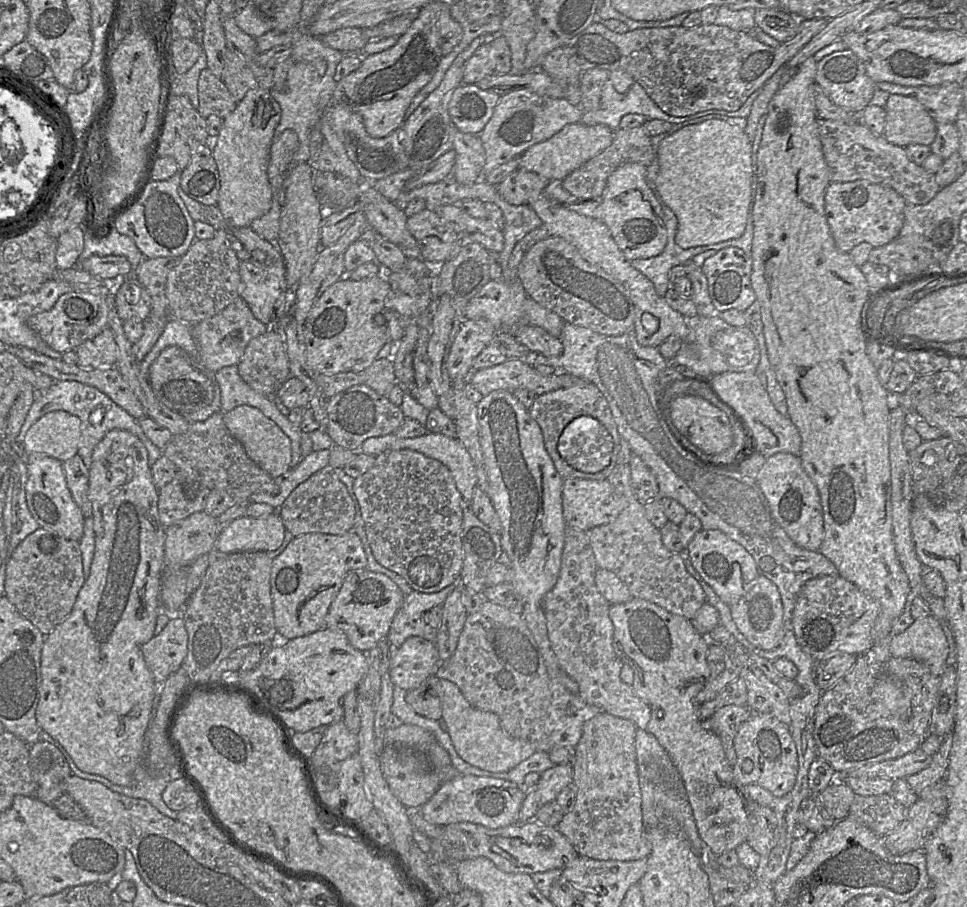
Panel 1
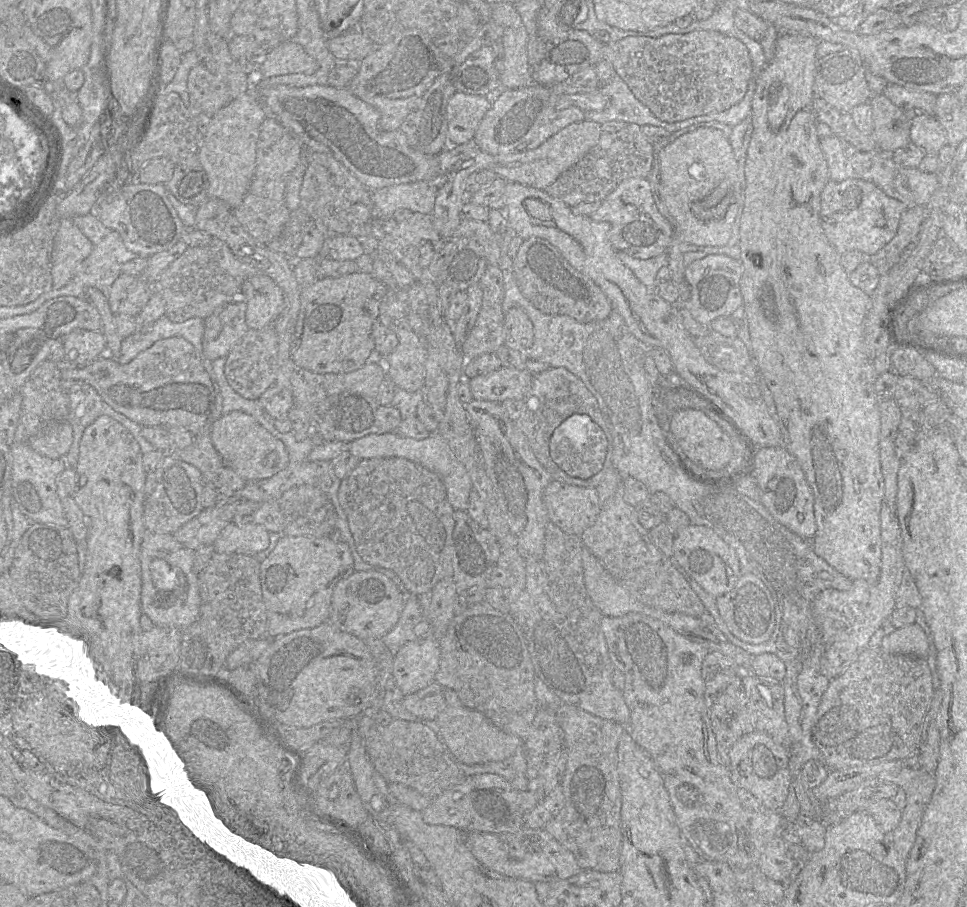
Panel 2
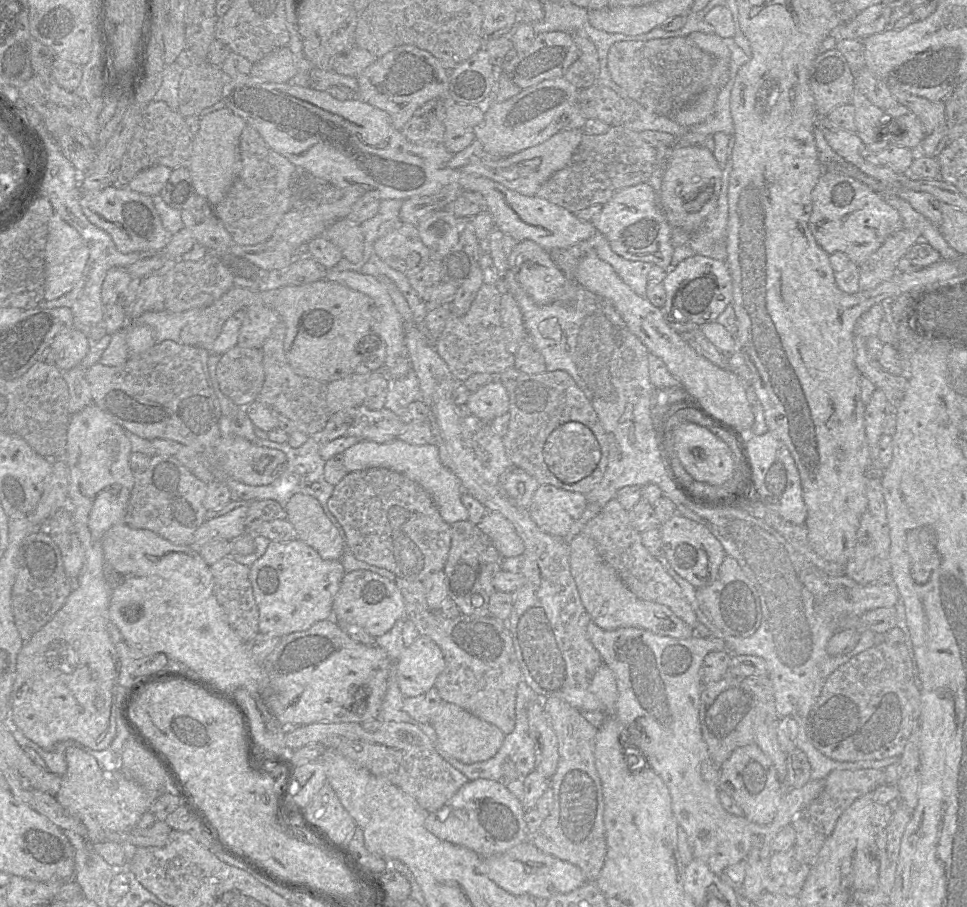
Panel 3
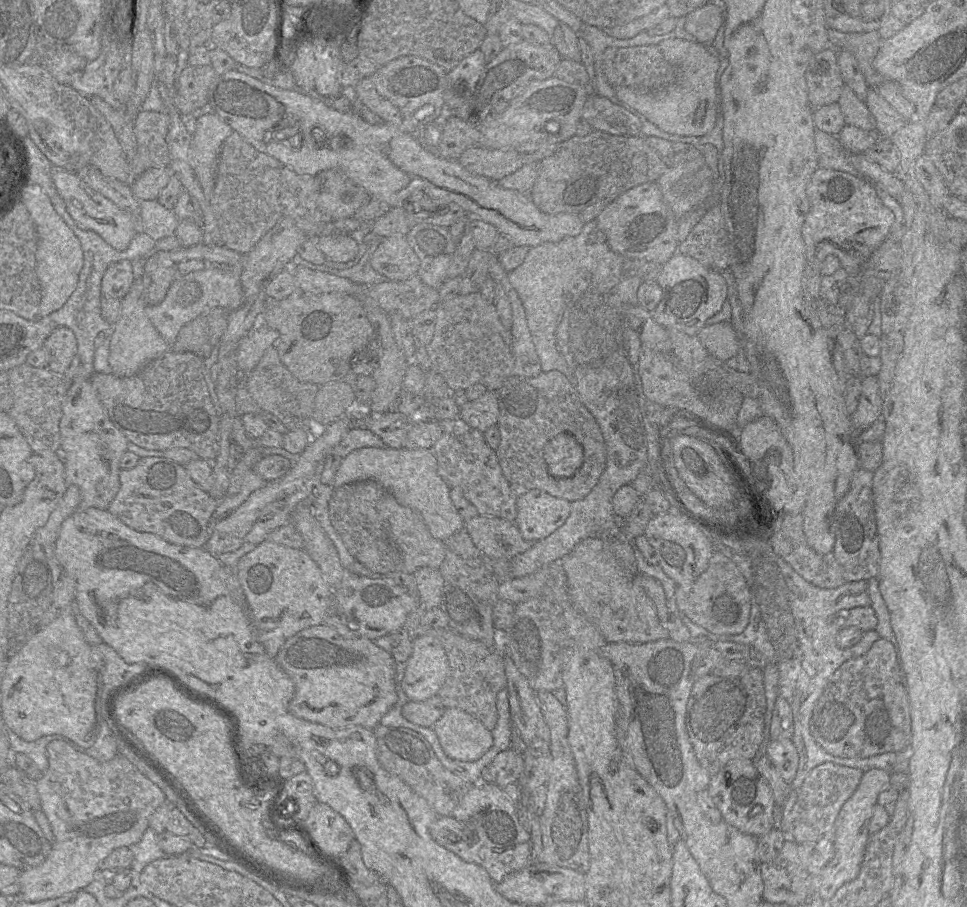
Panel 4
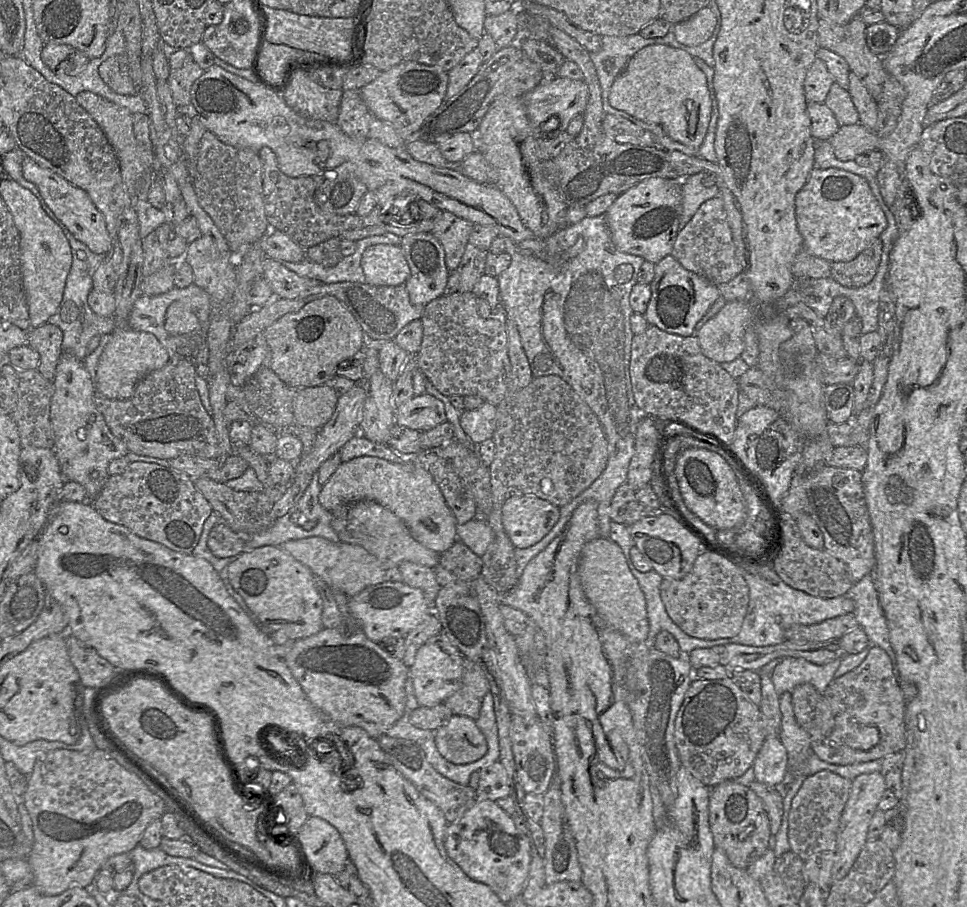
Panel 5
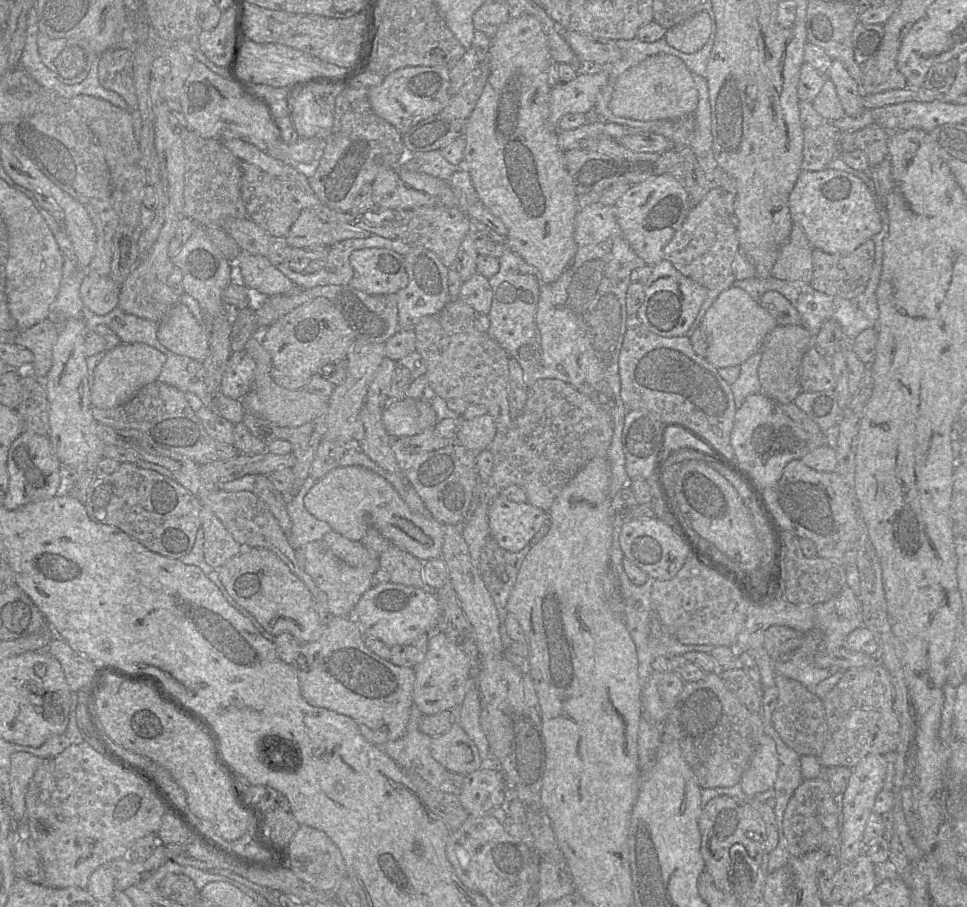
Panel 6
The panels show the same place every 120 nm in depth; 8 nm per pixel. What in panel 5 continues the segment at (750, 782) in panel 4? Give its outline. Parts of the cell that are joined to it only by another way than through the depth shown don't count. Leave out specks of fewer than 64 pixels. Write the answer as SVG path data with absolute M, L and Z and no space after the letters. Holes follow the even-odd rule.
M727 780L710 788L709 825L715 848L723 850L732 865L739 869L747 869L771 847L774 839L762 800L749 787L735 780Z

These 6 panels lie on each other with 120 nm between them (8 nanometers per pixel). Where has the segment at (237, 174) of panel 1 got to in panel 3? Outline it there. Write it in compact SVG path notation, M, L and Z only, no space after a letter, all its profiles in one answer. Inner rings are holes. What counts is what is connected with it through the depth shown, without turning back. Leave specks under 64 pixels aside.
M223 107L200 118L198 132L193 136L188 163L197 194L213 207L220 203L231 187L240 167L240 136L247 126L245 120Z

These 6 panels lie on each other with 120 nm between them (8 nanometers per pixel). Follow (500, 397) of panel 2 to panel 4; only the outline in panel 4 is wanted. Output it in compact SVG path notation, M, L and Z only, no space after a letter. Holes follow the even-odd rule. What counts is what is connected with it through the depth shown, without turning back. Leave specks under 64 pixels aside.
M487 391L486 394L477 400L468 401L461 406L459 419L482 433L486 432L492 426L497 426L499 404L496 392Z

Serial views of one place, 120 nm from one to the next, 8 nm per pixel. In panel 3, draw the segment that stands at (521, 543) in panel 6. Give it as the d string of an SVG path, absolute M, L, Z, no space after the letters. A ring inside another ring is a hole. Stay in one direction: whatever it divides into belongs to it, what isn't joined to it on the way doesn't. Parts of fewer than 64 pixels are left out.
M544 484L536 490L528 512L543 532L566 537L571 526L582 517L586 507L585 494Z

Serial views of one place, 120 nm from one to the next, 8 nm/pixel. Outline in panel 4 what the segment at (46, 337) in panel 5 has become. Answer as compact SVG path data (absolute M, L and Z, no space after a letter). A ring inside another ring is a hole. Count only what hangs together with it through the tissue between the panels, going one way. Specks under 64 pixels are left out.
M58 326L44 341L42 348L48 354L47 368L63 376L77 352L77 339L71 329Z

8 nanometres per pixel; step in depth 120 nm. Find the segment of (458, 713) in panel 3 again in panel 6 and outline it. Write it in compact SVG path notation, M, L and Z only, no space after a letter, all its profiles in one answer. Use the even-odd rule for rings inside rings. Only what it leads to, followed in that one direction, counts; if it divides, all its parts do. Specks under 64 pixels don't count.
M458 722L442 735L431 737L431 756L446 770L467 775L481 767L481 758L475 743Z

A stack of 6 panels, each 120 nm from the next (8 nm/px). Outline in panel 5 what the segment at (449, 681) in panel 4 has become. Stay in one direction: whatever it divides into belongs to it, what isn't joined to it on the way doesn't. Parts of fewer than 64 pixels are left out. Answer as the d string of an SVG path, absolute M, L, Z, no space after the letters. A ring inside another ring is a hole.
M463 659L463 673L459 689L444 703L454 715L476 720L482 700L490 691L490 674L482 663Z

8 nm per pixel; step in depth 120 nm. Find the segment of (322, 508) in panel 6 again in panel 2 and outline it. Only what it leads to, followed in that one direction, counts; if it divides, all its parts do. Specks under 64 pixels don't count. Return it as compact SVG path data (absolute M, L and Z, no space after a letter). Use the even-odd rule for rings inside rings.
M394 432L369 434L347 443L347 449L360 460L400 457L417 463L436 473L441 478L446 489L448 501L455 511L466 511L469 508L469 494L472 490L470 475L463 463L453 453L447 441L437 433L421 440L399 436Z

